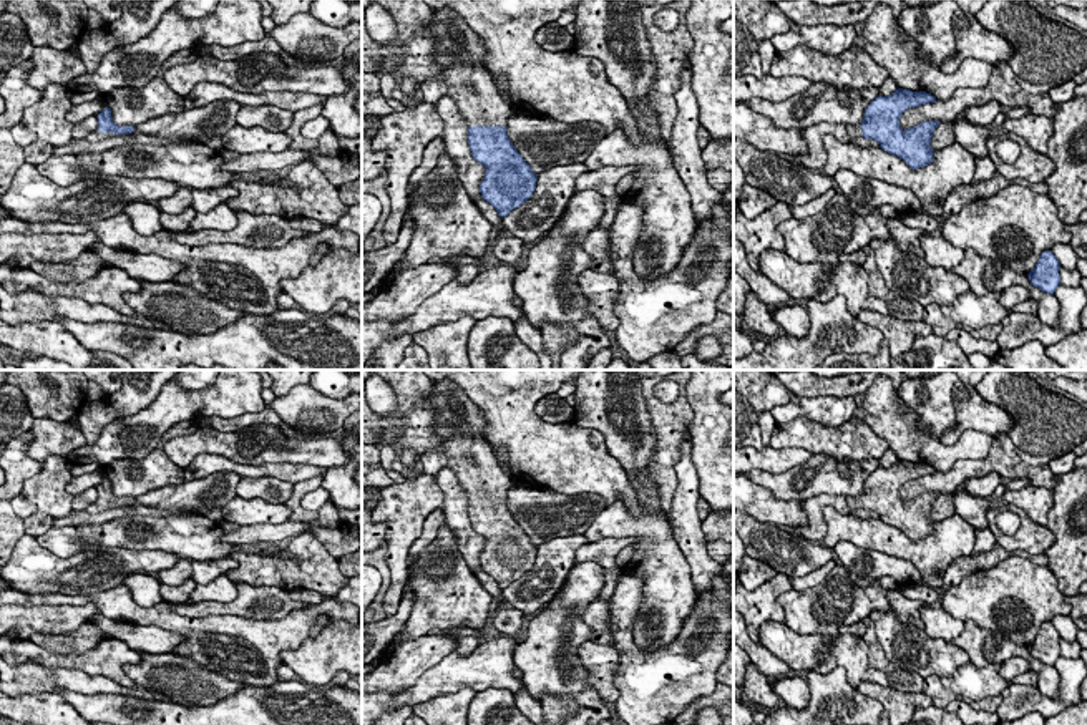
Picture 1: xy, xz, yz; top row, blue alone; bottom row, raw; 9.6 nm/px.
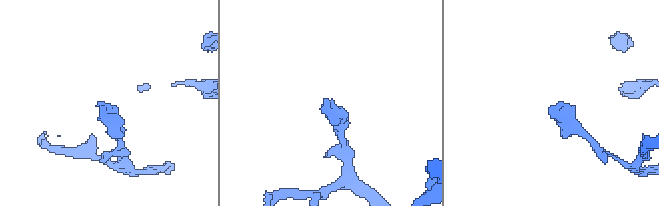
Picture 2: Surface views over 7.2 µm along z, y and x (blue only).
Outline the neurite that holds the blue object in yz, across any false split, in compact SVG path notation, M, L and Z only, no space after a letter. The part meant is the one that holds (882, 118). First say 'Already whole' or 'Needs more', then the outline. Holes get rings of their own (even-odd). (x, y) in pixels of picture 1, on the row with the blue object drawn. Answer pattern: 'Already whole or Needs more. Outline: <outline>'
Needs more. Outline: M898 88L890 96L876 96L865 109L860 124L820 123L803 129L808 151L790 156L790 161L808 169L823 169L826 151L823 136L833 134L841 143L851 143L863 136L875 139L880 148L903 159L911 169L919 169L934 161L934 149L929 146L934 129L941 121L923 121L906 131L899 126L901 114L909 108L934 103L936 98L926 91Z

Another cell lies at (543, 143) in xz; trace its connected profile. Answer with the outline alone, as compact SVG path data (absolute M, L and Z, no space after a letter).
M518 109L508 118L506 133L531 171L539 174L554 166L584 163L606 129L594 121L541 119L534 113Z

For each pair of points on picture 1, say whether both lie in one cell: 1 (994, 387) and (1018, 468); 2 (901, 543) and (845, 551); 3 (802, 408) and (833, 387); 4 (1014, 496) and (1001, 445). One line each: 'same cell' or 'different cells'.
1: different cells
2: different cells
3: different cells
4: different cells

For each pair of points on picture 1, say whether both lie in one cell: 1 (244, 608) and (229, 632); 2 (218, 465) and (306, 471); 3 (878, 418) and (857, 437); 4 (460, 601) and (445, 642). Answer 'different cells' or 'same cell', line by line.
1: different cells
2: same cell
3: different cells
4: different cells

